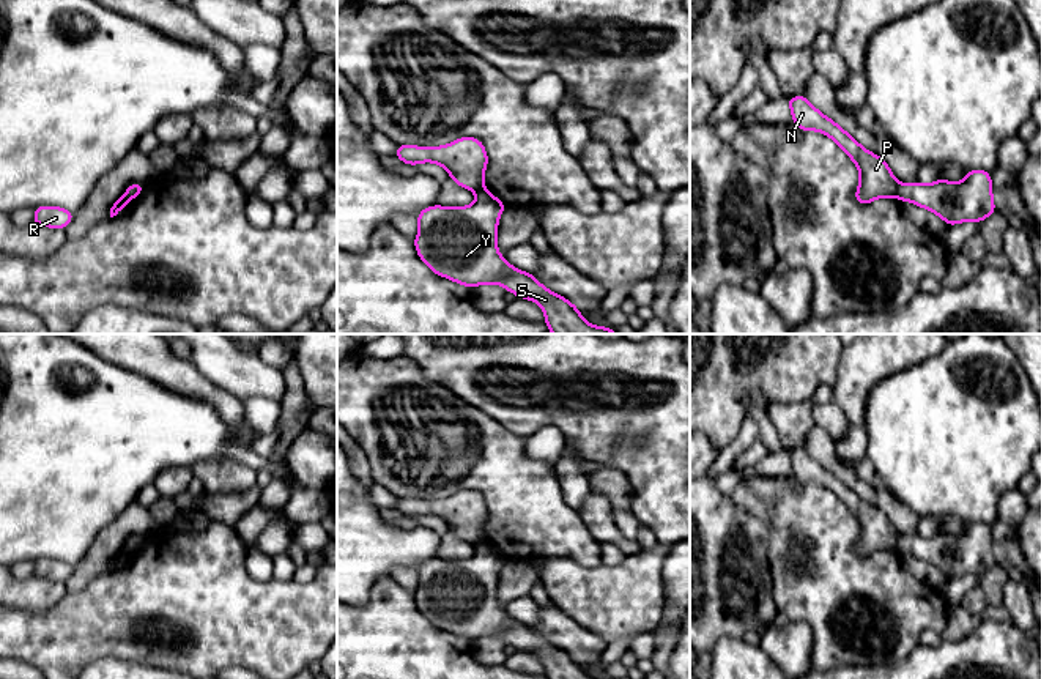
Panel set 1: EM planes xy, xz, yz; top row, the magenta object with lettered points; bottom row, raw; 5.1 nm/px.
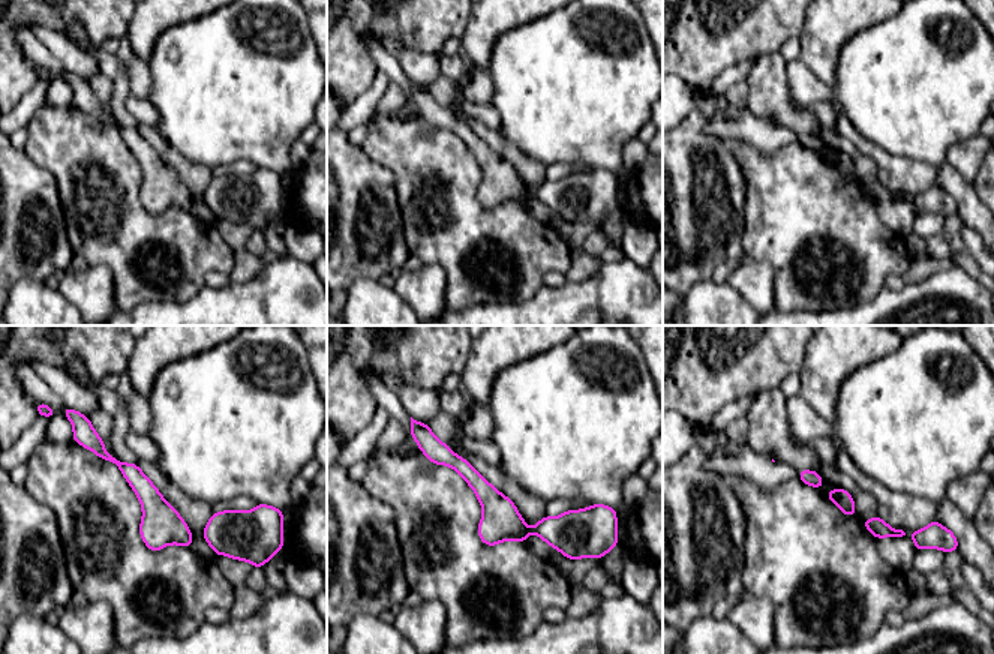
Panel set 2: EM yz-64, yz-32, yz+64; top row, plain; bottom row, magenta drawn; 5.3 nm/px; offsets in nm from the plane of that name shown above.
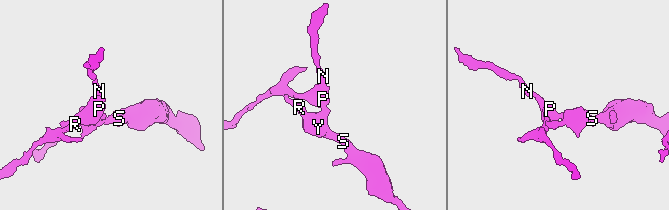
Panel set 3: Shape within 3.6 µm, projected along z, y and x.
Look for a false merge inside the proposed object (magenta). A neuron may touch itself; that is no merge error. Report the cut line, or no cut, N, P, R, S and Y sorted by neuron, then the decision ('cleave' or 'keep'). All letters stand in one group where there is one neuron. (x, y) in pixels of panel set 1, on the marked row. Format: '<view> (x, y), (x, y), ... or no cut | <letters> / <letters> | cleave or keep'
yz (900, 185), (896, 196) | N P / R S Y | cleave

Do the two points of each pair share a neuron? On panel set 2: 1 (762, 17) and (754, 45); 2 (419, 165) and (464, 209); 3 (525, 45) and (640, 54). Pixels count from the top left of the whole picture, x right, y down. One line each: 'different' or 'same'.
1: same
2: same
3: same

